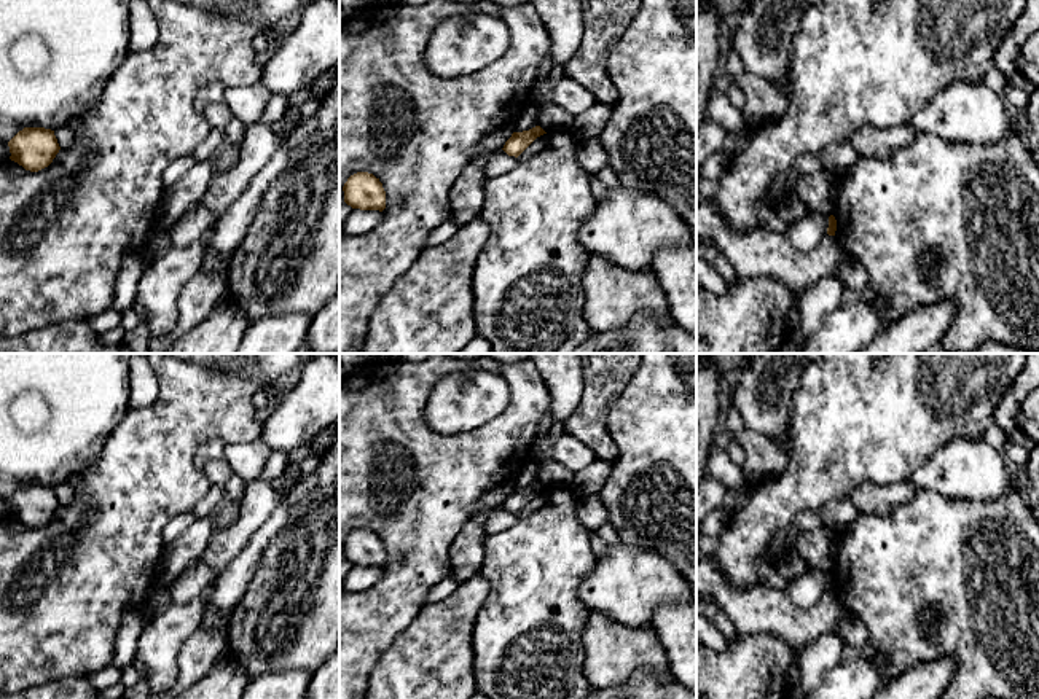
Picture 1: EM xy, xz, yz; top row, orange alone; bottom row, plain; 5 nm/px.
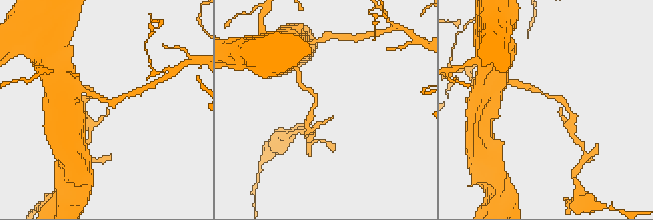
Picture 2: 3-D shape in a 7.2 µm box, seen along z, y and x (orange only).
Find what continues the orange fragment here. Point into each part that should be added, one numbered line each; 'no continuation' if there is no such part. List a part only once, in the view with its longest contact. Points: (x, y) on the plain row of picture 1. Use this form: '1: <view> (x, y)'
no continuation

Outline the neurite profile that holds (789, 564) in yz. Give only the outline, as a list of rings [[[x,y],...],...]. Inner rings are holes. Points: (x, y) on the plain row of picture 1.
[[[786,551],[779,554],[774,560],[773,565],[779,575],[782,575],[787,580],[794,580],[800,576],[805,570],[806,565],[798,556],[797,551]]]

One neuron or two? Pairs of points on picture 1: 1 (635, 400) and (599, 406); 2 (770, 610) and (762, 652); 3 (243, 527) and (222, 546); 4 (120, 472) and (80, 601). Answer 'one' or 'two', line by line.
1: two
2: two
3: one
4: one

